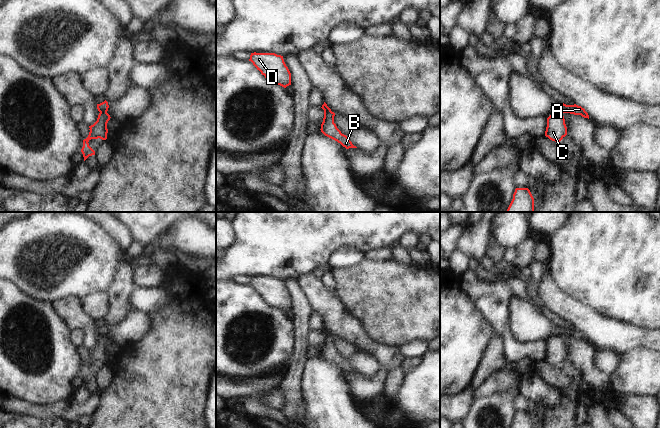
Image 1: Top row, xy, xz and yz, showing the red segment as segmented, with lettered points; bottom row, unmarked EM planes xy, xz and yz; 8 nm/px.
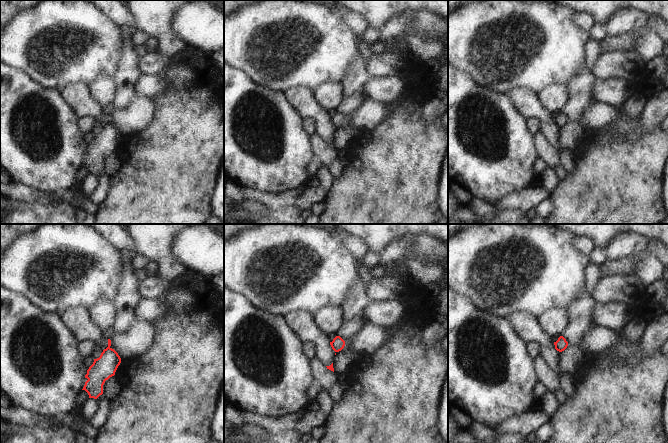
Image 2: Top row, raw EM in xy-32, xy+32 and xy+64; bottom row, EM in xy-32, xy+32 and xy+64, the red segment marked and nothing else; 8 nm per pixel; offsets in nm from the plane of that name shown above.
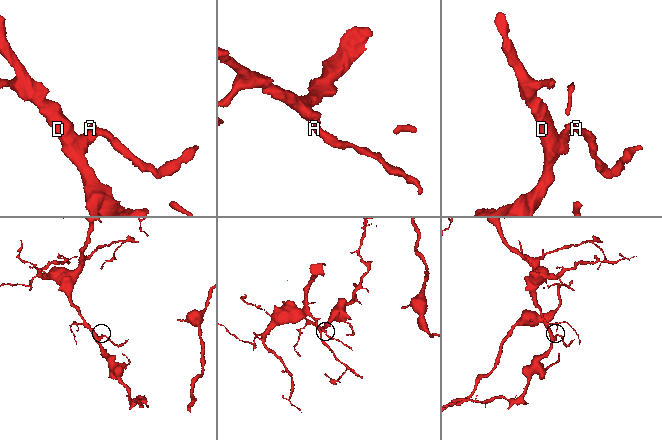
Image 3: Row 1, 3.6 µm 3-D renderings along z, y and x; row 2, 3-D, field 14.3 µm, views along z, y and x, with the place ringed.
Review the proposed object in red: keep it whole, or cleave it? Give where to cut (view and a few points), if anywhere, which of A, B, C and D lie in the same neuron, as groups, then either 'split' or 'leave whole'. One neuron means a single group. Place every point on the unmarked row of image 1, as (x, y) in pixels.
cut xy (100, 336), (106, 337); groups A B / C D; split

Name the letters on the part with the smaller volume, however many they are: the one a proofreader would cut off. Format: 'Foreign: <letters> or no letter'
Foreign: A, B

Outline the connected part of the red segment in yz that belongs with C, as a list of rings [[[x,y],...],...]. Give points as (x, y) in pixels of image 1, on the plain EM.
[[[554,336],[547,342],[545,360],[550,364],[560,367],[567,359],[567,351],[562,336]]]

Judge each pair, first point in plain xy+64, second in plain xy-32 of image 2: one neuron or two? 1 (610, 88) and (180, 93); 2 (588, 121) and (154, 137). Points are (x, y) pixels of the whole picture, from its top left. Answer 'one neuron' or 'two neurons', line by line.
1: two neurons
2: two neurons

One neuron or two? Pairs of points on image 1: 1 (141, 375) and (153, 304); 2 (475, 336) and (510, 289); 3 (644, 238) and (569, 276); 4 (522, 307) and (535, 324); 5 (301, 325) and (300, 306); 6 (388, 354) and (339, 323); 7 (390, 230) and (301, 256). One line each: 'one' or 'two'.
1: two
2: two
3: one
4: one
5: one
6: one
7: one

